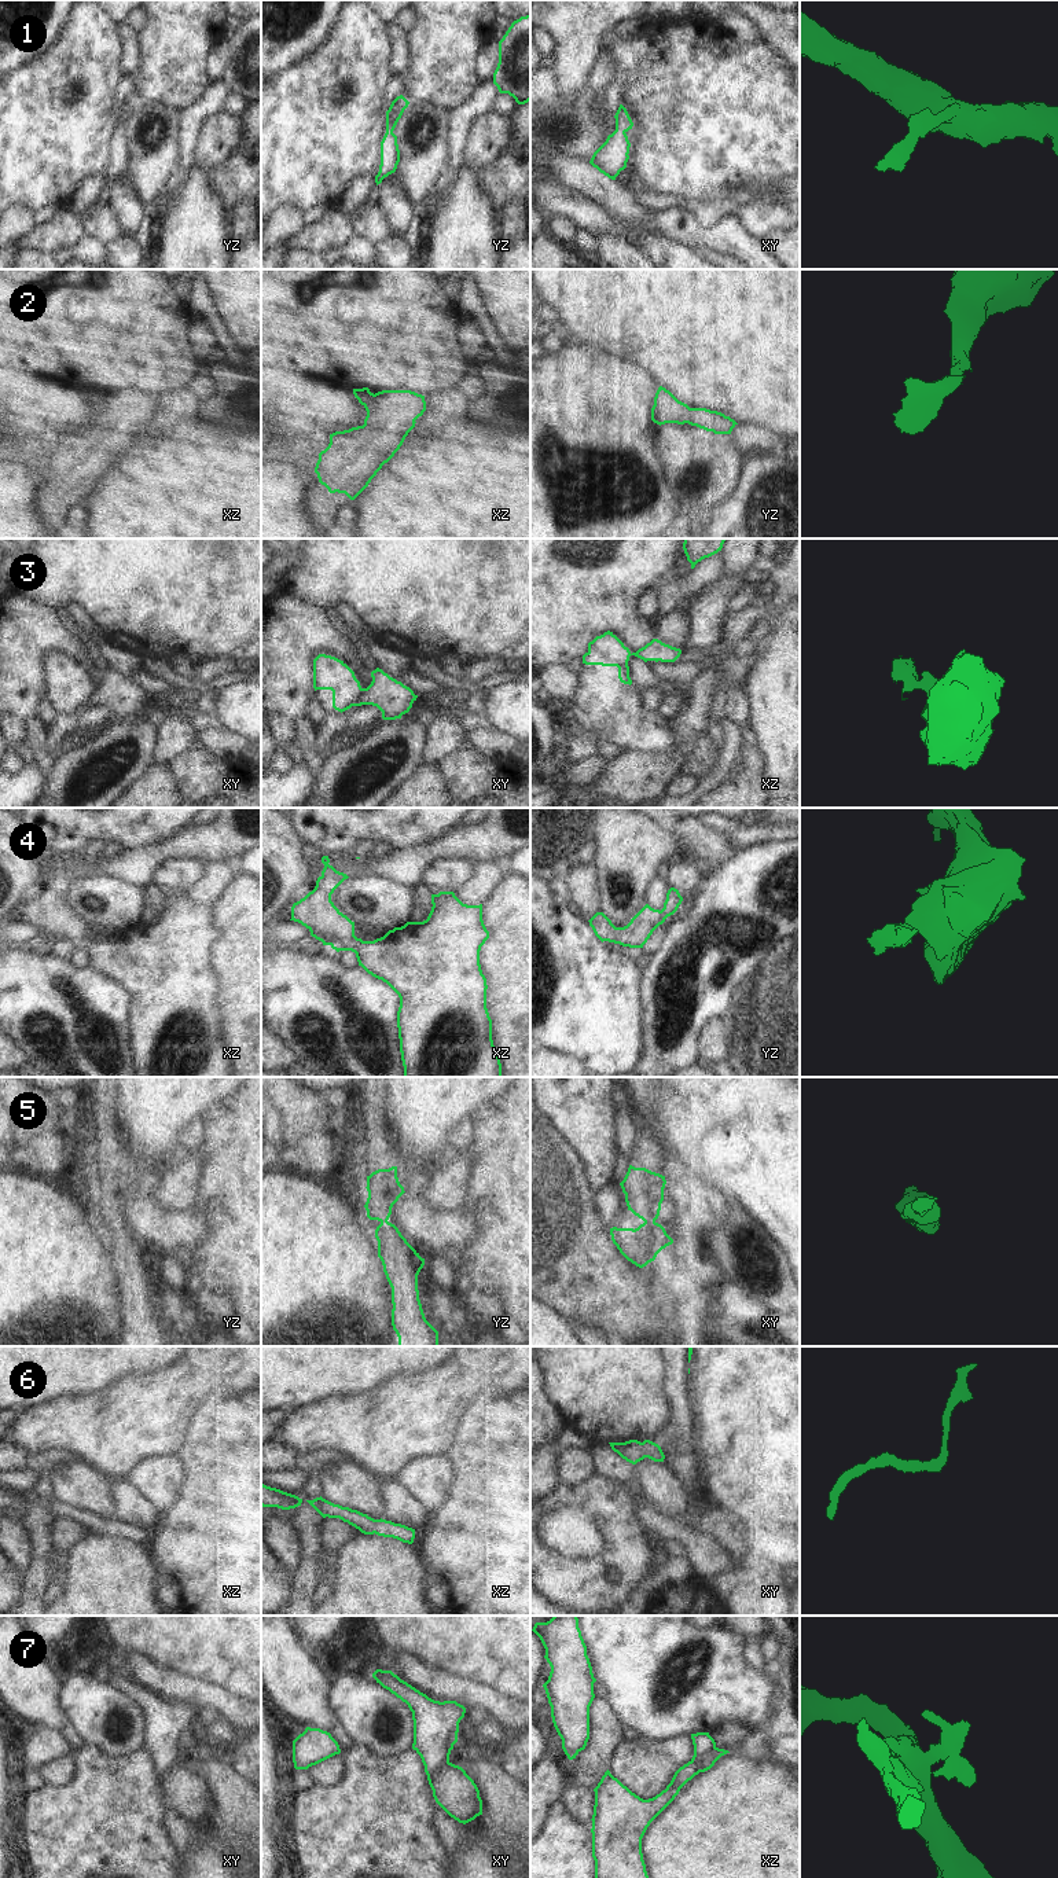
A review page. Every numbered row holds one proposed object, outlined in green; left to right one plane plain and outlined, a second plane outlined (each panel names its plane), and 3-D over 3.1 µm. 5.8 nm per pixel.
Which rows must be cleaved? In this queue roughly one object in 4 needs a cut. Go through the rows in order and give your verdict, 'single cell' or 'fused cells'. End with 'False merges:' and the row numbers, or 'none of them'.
1: single cell
2: single cell
3: fused cells
4: single cell
5: single cell
6: single cell
7: fused cells
False merges: 3, 7

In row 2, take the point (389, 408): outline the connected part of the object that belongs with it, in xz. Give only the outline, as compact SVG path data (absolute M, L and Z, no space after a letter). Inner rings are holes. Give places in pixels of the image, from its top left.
M368 387L353 389L354 397L365 408L363 426L330 434L328 446L319 453L315 467L319 482L330 493L345 493L354 500L403 445L415 420L426 411L425 396L411 390L382 390L371 393Z

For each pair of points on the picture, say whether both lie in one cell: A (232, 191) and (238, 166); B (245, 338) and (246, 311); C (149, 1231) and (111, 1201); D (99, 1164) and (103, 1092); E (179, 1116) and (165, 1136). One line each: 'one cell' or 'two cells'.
A: one cell
B: one cell
C: two cells
D: one cell
E: one cell

